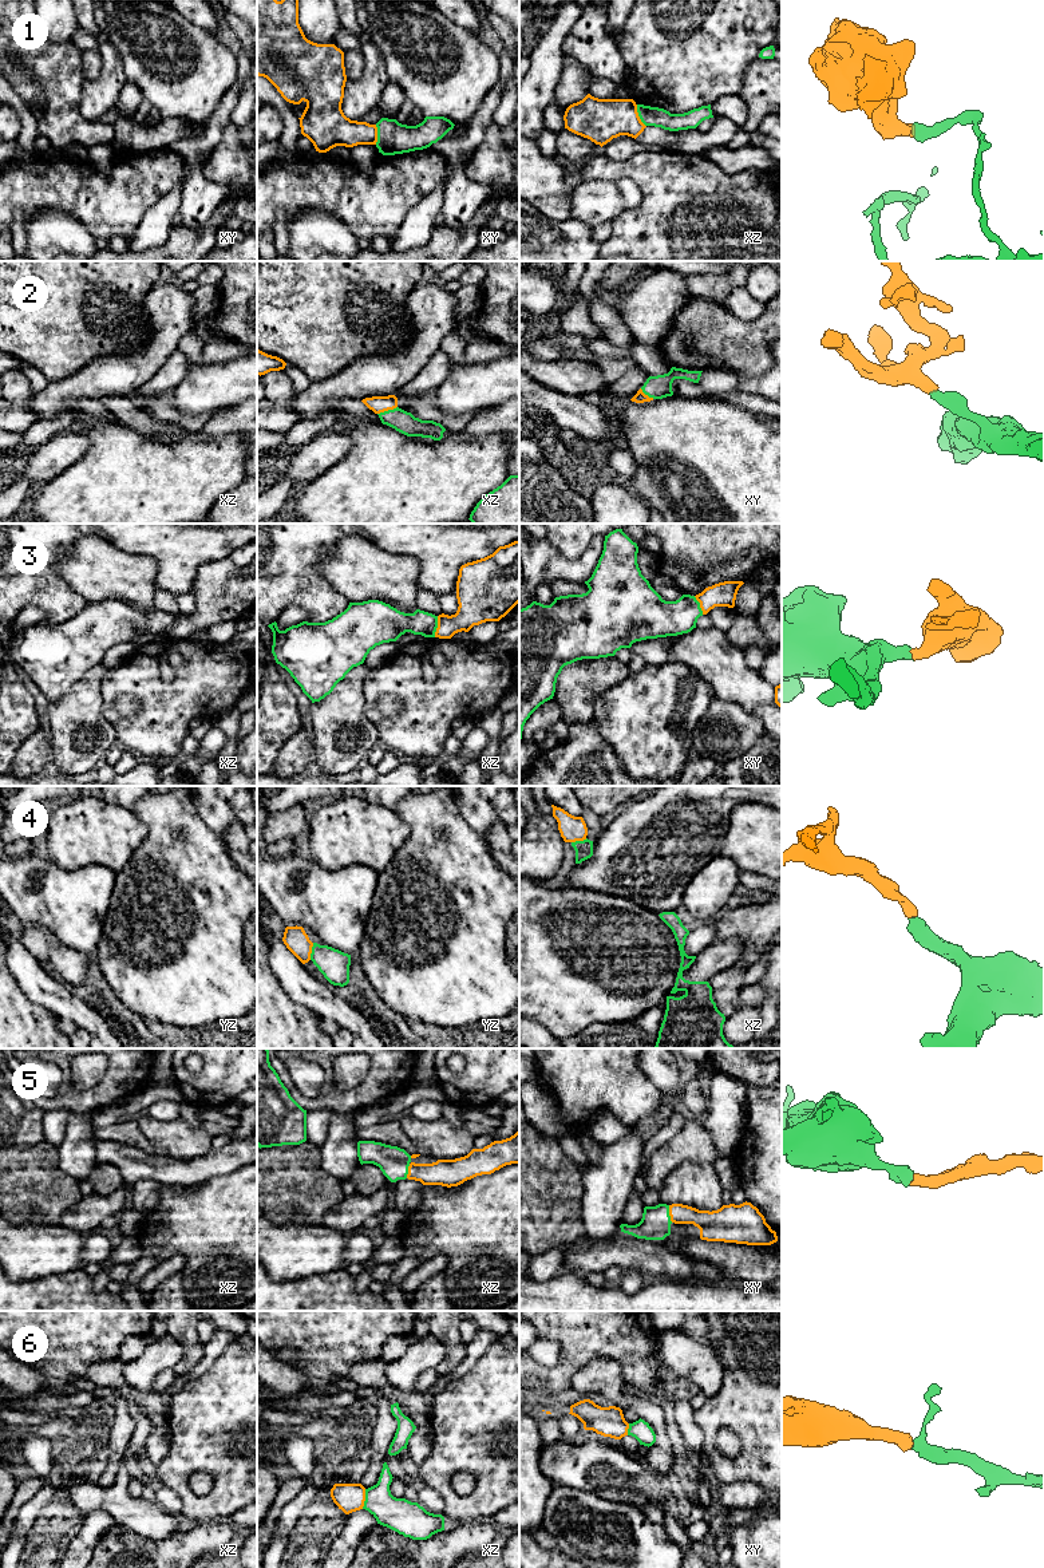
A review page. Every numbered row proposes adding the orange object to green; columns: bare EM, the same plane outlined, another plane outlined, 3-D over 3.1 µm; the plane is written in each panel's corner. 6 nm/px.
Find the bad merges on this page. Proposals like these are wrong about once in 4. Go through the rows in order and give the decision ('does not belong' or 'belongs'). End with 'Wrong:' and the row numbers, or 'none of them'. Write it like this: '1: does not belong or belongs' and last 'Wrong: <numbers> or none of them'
1: does not belong
2: belongs
3: belongs
4: belongs
5: belongs
6: belongs
Wrong: 1

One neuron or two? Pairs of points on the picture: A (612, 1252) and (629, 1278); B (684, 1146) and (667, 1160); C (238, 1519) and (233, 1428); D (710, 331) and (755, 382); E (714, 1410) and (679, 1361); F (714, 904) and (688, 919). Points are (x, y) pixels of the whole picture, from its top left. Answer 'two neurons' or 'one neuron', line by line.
A: two neurons
B: one neuron
C: two neurons
D: two neurons
E: two neurons
F: two neurons

